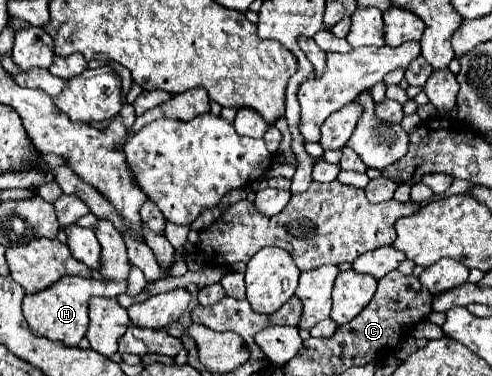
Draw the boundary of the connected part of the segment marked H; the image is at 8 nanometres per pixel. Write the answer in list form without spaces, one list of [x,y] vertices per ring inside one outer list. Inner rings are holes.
[[[67,275],[55,285],[47,287],[45,291],[27,295],[23,299],[23,315],[27,319],[27,325],[33,327],[35,335],[47,337],[49,341],[61,341],[65,347],[77,347],[89,327],[89,317],[87,317],[89,299],[95,295],[115,297],[123,293],[127,293],[127,281],[125,283],[113,283],[113,281],[103,283],[97,279],[83,279],[83,277]]]

